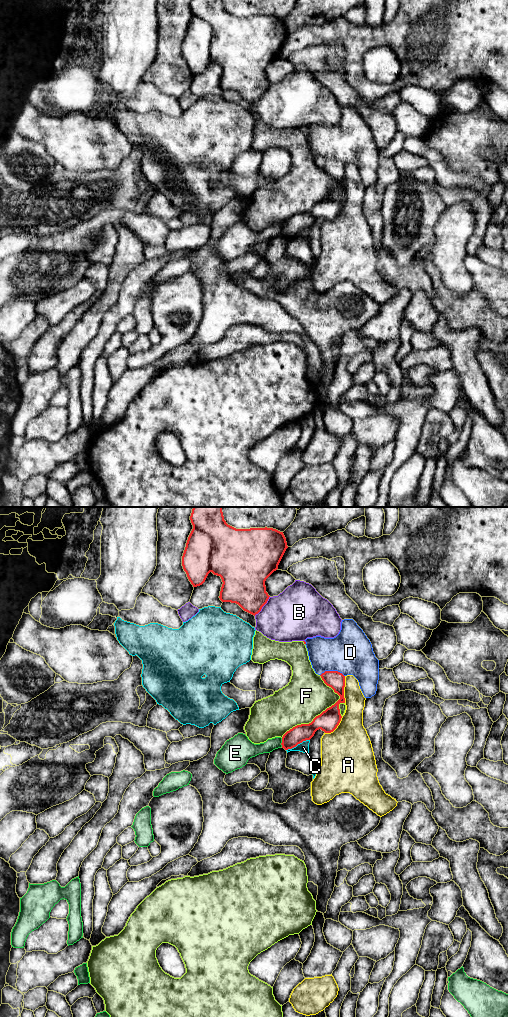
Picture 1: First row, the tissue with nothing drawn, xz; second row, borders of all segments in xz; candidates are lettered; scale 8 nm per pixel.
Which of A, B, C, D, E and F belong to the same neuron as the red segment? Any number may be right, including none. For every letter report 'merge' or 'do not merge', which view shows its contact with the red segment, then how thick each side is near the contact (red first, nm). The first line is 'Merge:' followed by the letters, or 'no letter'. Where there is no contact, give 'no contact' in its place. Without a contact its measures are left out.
Merge: no letter
A: do not merge; contact in xz; calibres 160 and 160 nm
B: do not merge; contact in xz; calibres 340 and 400 nm
C: do not merge; contact in xz; calibres 140 and 80 nm
D: do not merge; contact in xz; calibres 140 and 360 nm
E: do not merge; contact in xz; calibres 140 and 110 nm
F: do not merge; contact in xz; calibres 170 and 360 nm

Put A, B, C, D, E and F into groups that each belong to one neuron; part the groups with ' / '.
A / B / C / D / E / F

